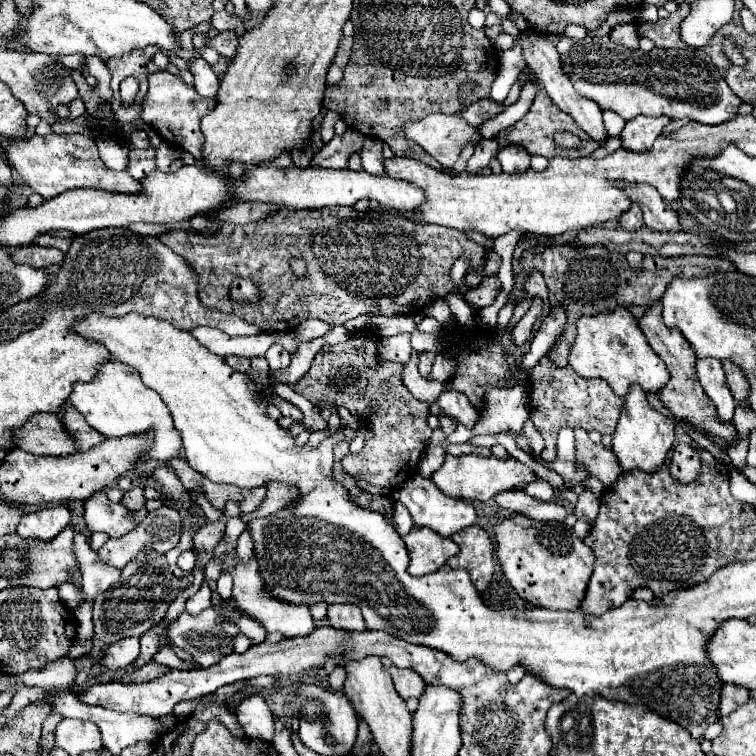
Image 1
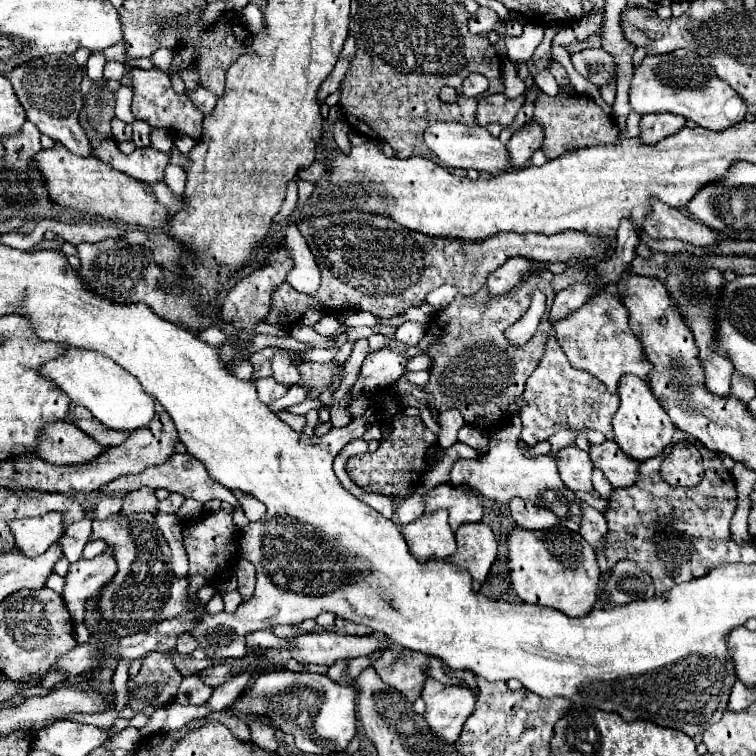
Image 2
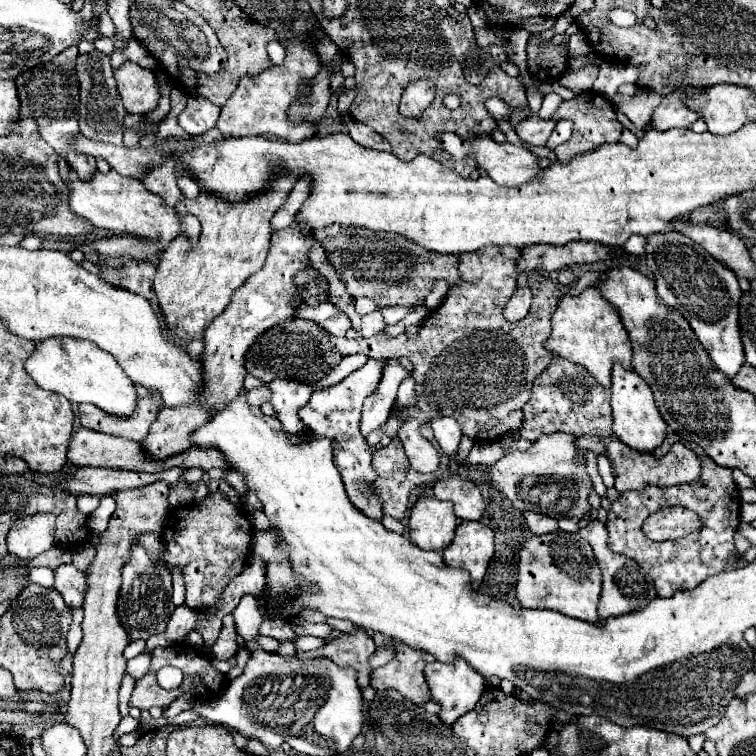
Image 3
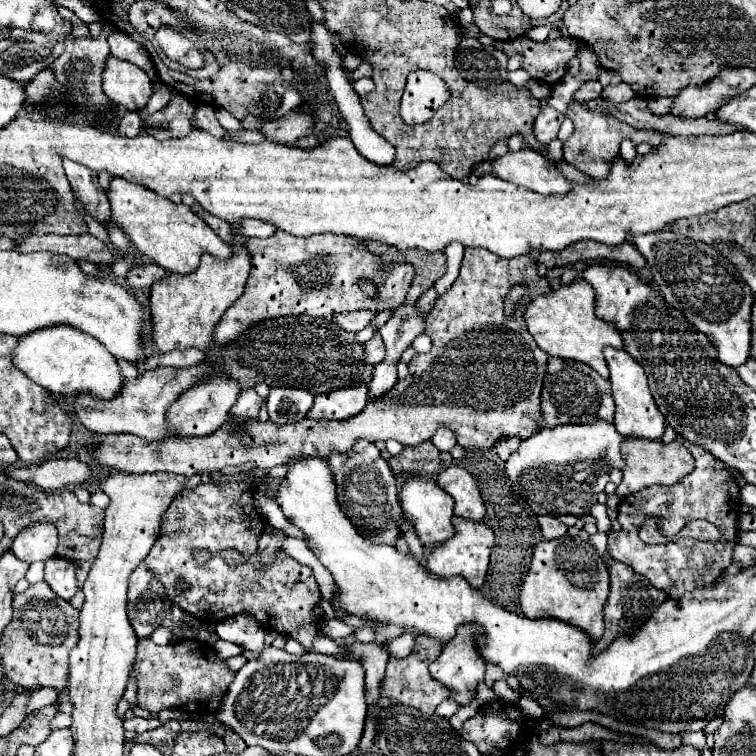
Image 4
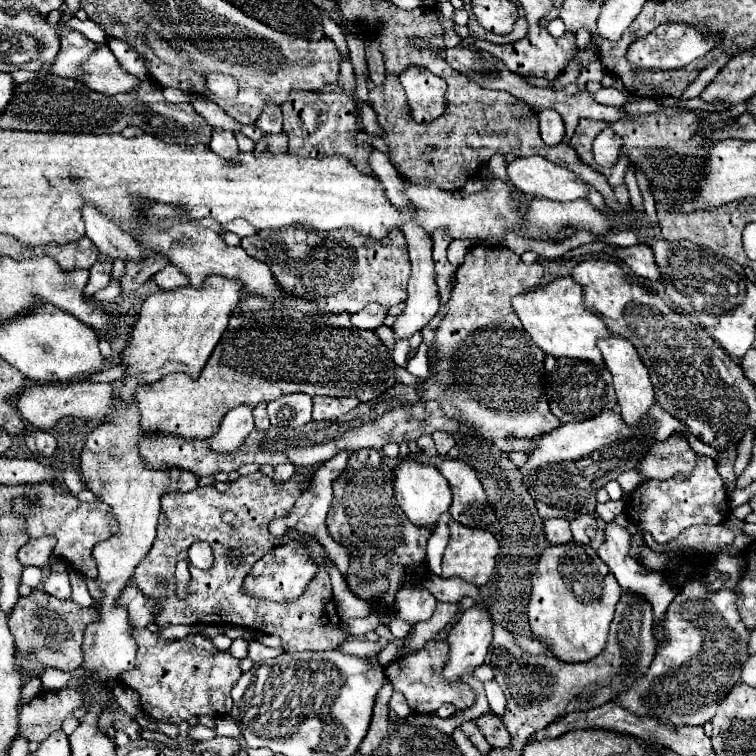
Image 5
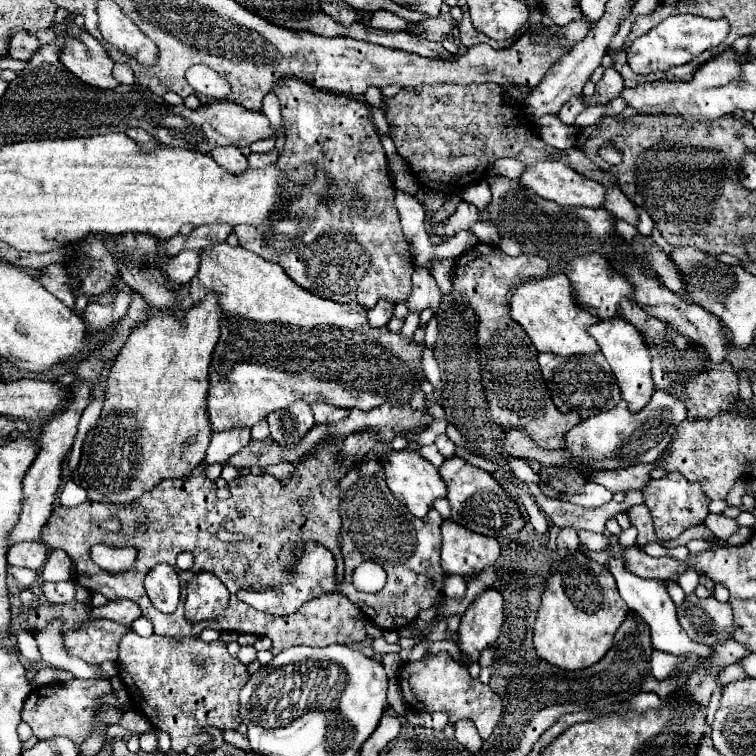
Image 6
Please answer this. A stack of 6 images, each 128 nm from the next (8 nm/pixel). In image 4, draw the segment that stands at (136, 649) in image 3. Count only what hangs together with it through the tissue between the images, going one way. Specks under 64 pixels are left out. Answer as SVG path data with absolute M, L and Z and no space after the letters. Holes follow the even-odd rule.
M159 626L149 637L157 645L167 645L175 641L175 636L170 629L163 626Z

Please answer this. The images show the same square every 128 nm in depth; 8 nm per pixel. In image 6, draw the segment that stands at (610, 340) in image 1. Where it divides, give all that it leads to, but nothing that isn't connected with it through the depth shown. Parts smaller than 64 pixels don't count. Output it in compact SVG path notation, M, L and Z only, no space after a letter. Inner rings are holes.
M564 272L554 274L550 278L528 280L520 284L510 298L510 316L526 330L538 352L574 356L600 350L596 340L588 336L588 326L596 324L598 318L578 308L578 304L574 302L570 280L564 276Z

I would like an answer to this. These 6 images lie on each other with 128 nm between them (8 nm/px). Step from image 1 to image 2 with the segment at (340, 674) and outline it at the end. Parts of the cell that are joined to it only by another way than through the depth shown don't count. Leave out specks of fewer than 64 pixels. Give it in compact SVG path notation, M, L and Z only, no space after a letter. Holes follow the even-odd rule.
M362 656L362 658L356 658L356 660L348 660L348 670L346 672L354 680L362 672L362 668L368 668L368 666L372 666L370 656Z

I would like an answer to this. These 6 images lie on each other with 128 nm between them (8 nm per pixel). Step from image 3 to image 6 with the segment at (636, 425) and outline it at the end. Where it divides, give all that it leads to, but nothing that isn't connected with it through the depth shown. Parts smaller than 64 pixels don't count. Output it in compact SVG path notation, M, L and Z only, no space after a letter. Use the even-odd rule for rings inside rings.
M620 318L600 320L588 328L588 334L598 342L604 358L608 360L608 364L620 384L622 398L628 402L628 408L632 408L632 412L642 410L648 404L650 396L654 394L654 382L650 376L650 352L648 352L644 336L640 336L640 332L636 332L636 328L632 328L632 324L628 324L626 320L620 320Z

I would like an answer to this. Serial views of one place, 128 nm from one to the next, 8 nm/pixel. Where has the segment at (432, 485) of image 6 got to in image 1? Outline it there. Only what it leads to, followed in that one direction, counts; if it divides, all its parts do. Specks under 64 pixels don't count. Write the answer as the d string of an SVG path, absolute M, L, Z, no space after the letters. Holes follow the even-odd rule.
M412 528L408 536L404 536L404 542L408 546L408 572L412 576L424 576L440 570L446 560L458 552L452 538L444 538L430 528Z

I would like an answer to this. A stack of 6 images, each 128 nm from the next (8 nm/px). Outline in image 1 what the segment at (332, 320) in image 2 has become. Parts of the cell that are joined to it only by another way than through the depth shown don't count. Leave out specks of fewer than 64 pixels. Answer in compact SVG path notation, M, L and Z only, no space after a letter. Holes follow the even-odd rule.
M304 320L296 330L294 330L294 336L304 342L304 340L314 340L314 338L320 338L324 336L326 332L330 332L334 326L332 324L324 324L322 320Z

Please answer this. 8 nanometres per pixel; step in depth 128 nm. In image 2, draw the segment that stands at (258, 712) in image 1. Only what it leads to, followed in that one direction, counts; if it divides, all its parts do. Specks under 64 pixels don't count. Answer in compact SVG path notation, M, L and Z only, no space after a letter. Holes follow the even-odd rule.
M250 716L248 718L248 724L250 724L250 732L252 732L252 742L268 752L274 752L278 748L278 742L276 742L276 736L274 736L274 728L264 722L262 718L256 718L256 716Z

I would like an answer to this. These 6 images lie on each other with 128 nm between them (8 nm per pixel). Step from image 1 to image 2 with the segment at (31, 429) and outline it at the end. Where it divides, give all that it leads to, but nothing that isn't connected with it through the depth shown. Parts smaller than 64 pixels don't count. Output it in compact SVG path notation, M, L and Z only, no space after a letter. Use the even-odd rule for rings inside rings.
M70 422L48 424L40 434L40 456L58 466L78 466L96 460L108 446L92 440Z

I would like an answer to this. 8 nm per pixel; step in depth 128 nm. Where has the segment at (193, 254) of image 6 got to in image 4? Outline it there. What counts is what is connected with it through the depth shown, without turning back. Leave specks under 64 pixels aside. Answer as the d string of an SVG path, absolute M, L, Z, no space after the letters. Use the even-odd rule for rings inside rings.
M144 264L142 268L134 268L128 272L128 284L132 288L150 288L156 280L166 278L168 270L156 266L156 264Z

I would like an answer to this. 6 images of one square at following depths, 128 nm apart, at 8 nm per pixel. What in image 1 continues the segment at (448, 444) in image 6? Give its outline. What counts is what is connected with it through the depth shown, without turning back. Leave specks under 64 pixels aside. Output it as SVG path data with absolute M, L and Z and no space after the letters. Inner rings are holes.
M454 390L440 394L438 408L444 416L458 420L466 428L474 428L474 424L478 420L478 410L468 402L466 396L462 396L460 392L454 392Z

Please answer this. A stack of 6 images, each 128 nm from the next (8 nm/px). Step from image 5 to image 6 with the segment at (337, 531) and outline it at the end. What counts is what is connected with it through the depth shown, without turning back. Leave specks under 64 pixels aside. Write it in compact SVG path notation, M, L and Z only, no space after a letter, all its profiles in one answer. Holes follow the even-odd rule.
M378 460L362 462L358 470L348 472L340 482L340 490L340 546L344 554L346 576L344 584L334 584L334 588L342 590L340 594L354 602L362 614L382 630L400 630L410 626L418 618L418 612L424 608L434 608L440 604L440 600L444 600L446 572L440 568L440 546L436 544L442 516L434 508L430 508L424 518L412 516L386 486L384 468ZM366 560L380 564L388 574L386 586L380 592L360 592L352 584L352 572Z

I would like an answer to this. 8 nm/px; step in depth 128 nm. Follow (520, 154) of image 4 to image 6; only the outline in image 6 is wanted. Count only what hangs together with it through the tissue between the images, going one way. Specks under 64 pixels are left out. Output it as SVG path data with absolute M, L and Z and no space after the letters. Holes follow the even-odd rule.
M544 160L544 162L538 162L534 166L528 166L528 170L520 176L520 182L526 188L532 188L538 196L542 196L546 200L552 200L560 206L600 208L600 206L604 206L604 200L606 200L606 188L600 182L590 180L586 176L580 176L578 172L574 172L564 162L558 162L558 160L552 160L552 162Z

